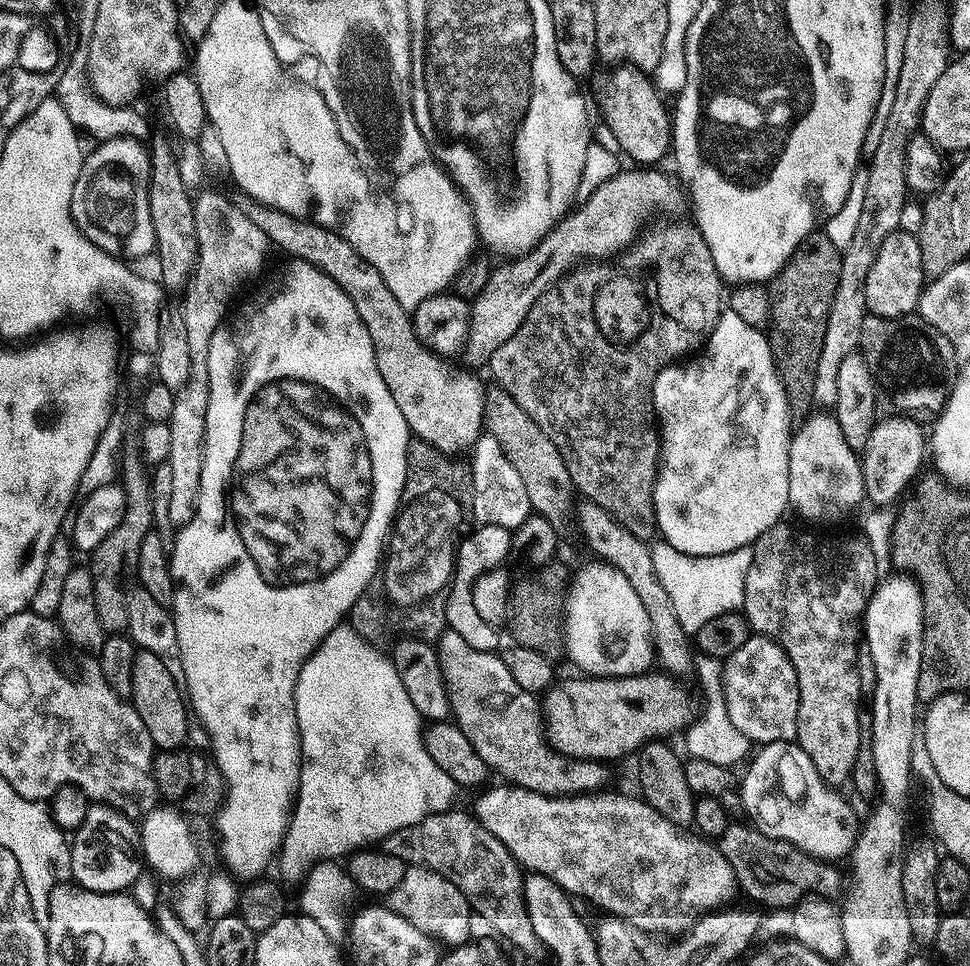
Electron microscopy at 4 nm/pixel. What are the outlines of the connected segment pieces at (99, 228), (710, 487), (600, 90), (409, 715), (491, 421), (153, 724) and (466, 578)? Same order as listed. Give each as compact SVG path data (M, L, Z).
M133 136L107 137L99 144L85 155L71 196L71 216L80 232L104 252L125 257L151 255L156 242L149 208L151 153Z
M721 311L716 329L708 337L708 343L699 353L700 360L669 364L658 374L652 387L652 401L656 407L656 418L660 430L660 463L656 474L654 506L656 507L656 527L663 543L674 546L682 554L691 556L717 556L730 550L747 548L756 543L756 539L766 529L781 523L784 511L789 511L788 491L790 490L790 448L794 433L794 417L788 408L788 395L784 382L776 370L776 358L772 355L769 337L754 326L746 326L738 314Z
M612 66L609 72L597 71L591 77L592 92L596 95L596 104L600 107L600 112L604 115L604 124L612 131L612 136L616 139L615 147L619 149L625 157L626 155L640 166L652 166L664 155L669 155L672 147L672 116L664 109L664 104L660 101L661 93L658 91L655 83L648 80L639 72L636 66Z
M341 622L334 630L330 630L330 634L326 634L326 638L322 643L305 660L302 670L296 679L296 721L300 731L300 786L294 801L288 833L285 834L284 843L278 853L278 865L280 864L281 876L279 876L279 879L285 885L288 885L296 884L299 880L304 880L308 876L308 881L305 882L304 889L300 892L299 911L303 915L314 918L320 925L329 930L335 929L335 924L343 918L344 911L347 910L348 903L352 900L354 885L347 871L341 865L339 868L336 864L320 863L323 860L332 860L335 856L342 855L341 857L343 857L345 854L351 854L365 846L371 845L373 842L383 842L387 836L394 834L394 830L402 830L402 826L410 826L430 814L449 811L453 807L452 799L455 798L456 791L458 791L456 781L450 778L450 774L446 774L446 770L439 768L434 762L434 758L430 758L430 754L424 749L420 711L414 706L414 702L410 702L410 698L406 694L406 686L402 686L402 682L396 673L396 667L392 665L391 659L386 658L385 653L383 656L374 645L376 644L371 639L361 637L352 628L351 623Z
M492 386L485 391L483 431L496 439L498 446L502 446L502 454L510 458L510 466L518 470L518 478L522 478L522 486L526 486L535 515L545 516L553 522L561 522L570 516L574 508L574 489L562 454L558 454L554 442L542 434L542 426L538 426L538 422L534 422L534 418L510 398L505 388Z
M145 648L134 654L130 703L136 709L138 718L142 718L142 726L146 734L150 734L157 749L176 750L183 745L180 743L188 736L188 716L190 720L190 708L186 703L185 693L177 677L172 676L170 670L166 670L162 658L158 658L158 654L150 654L150 650Z
M489 524L479 525L475 530L477 532L472 532L469 536L467 533L456 549L454 571L444 598L444 622L447 631L459 634L467 644L474 646L474 650L496 652L501 647L500 636L496 633L499 632L497 625L486 623L478 614L478 609L474 607L472 586L481 573L491 572L503 565L500 563L507 558L508 552L513 551L512 532L502 526Z

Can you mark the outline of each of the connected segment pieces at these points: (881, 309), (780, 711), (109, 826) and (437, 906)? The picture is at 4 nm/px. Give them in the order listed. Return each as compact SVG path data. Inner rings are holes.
M897 230L888 235L882 242L878 250L878 258L874 266L870 266L870 274L866 274L866 308L871 315L885 316L895 321L899 316L904 316L907 312L915 313L920 302L920 293L924 291L926 285L926 273L922 262L922 250L920 242L911 232Z
M752 634L722 661L726 710L742 735L749 742L757 740L760 746L779 740L795 741L800 691L796 671L783 646L771 635Z
M93 803L86 818L74 829L70 840L72 867L70 876L75 883L96 892L124 892L131 889L142 871L142 860L138 848L123 836L130 824L129 817L107 804ZM137 856L137 857L136 857ZM141 864L141 865L140 865Z
M405 867L402 882L392 893L400 896L400 904L390 905L392 911L406 918L406 922L418 926L418 930L422 930L433 940L444 946L469 943L471 936L468 935L472 932L474 913L458 886L451 884L442 874L429 868Z

